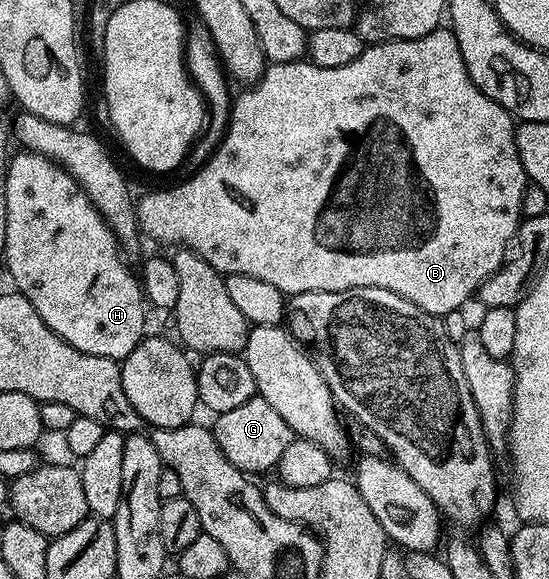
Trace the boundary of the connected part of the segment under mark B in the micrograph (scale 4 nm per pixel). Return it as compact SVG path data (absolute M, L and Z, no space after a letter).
M441 26L435 28L430 34L413 40L381 40L369 43L365 47L363 54L358 58L354 58L354 62L350 62L350 66L327 68L326 66L311 63L304 58L294 62L268 64L264 73L260 75L259 80L255 84L245 87L243 91L244 93L237 100L235 97L231 101L230 119L226 125L224 138L213 152L212 157L200 168L195 169L191 173L192 177L189 180L184 180L181 184L174 185L173 188L160 188L157 192L152 192L149 196L142 197L141 200L139 197L138 203L135 205L136 217L139 220L139 229L147 239L149 236L150 239L157 240L160 244L176 244L172 246L189 248L194 254L198 254L206 262L210 262L210 266L214 266L214 270L218 270L224 276L250 274L250 278L259 278L262 282L270 282L270 286L274 286L274 290L283 292L285 297L288 298L298 294L306 294L307 292L341 292L351 288L381 288L382 290L390 290L394 294L414 302L414 306L418 306L424 312L430 313L431 316L441 318L451 312L461 311L465 307L463 304L471 296L473 299L479 293L482 282L486 282L486 278L493 276L504 265L508 249L511 248L512 241L516 238L516 231L520 229L522 194L528 189L530 181L528 175L524 172L522 158L518 158L514 117L505 108L498 106L498 102L486 98L486 94L482 94L482 90L478 90L478 86L474 86L474 82L466 70L466 62L462 62L462 50L458 46L458 38L452 32L451 27Z

